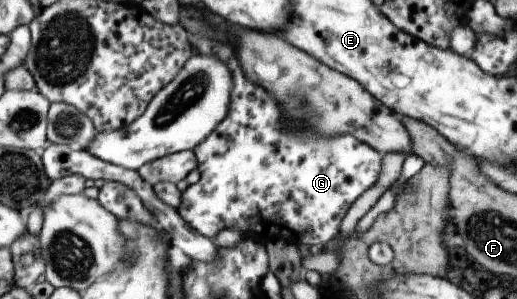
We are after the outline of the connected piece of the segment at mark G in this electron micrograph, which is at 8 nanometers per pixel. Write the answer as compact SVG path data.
M194 35L192 52L216 55L218 61L226 63L232 75L232 89L226 117L193 149L199 178L181 193L176 213L188 227L211 240L218 231L234 227L242 233L243 239L263 246L268 241L283 239L296 246L327 247L331 239L343 230L340 221L348 207L378 179L382 156L352 135L296 135L294 131L282 127L276 99L268 91L258 87L258 84L246 79L230 43L216 41L214 37Z

